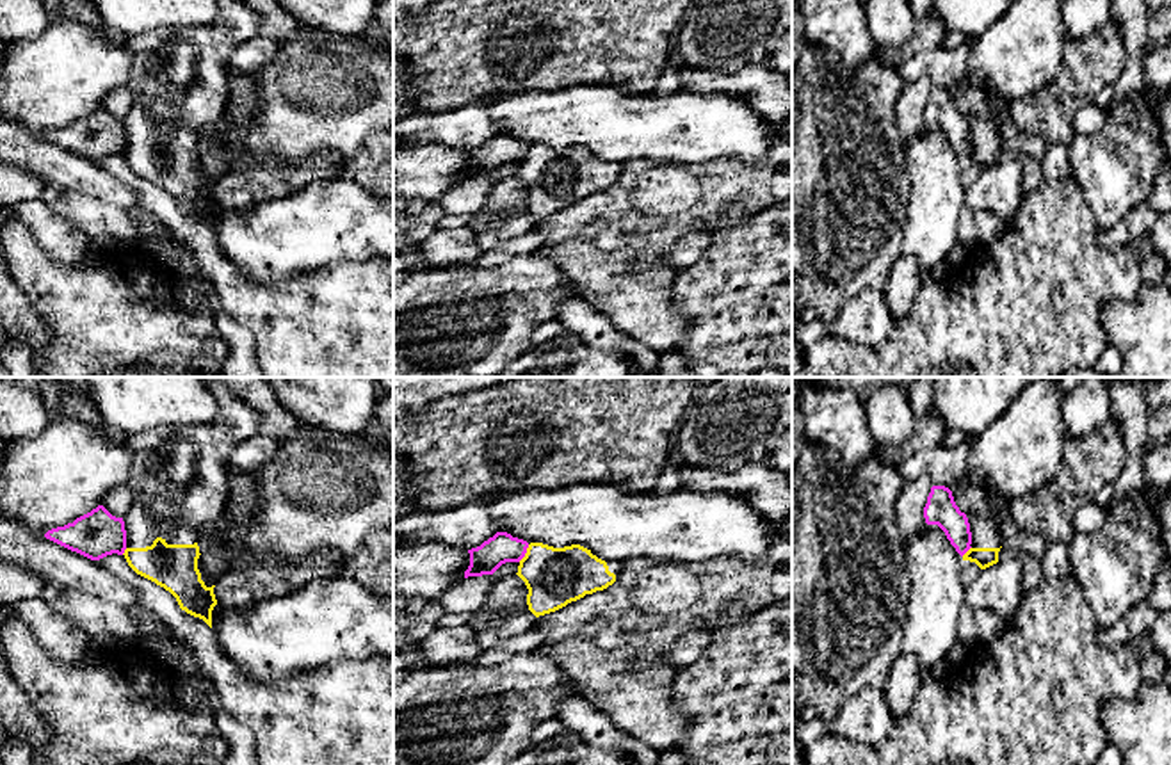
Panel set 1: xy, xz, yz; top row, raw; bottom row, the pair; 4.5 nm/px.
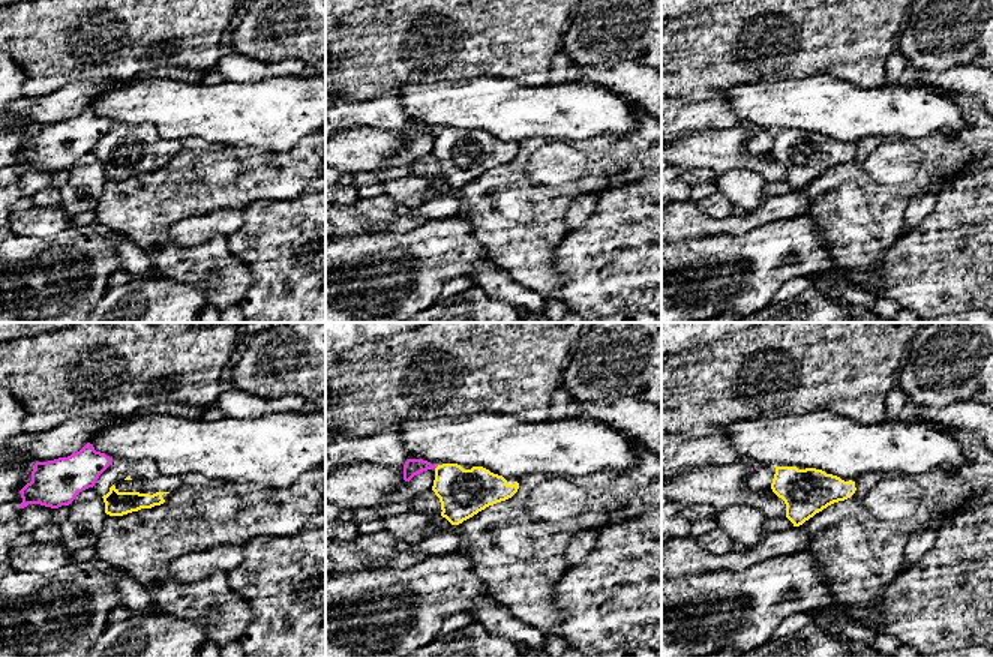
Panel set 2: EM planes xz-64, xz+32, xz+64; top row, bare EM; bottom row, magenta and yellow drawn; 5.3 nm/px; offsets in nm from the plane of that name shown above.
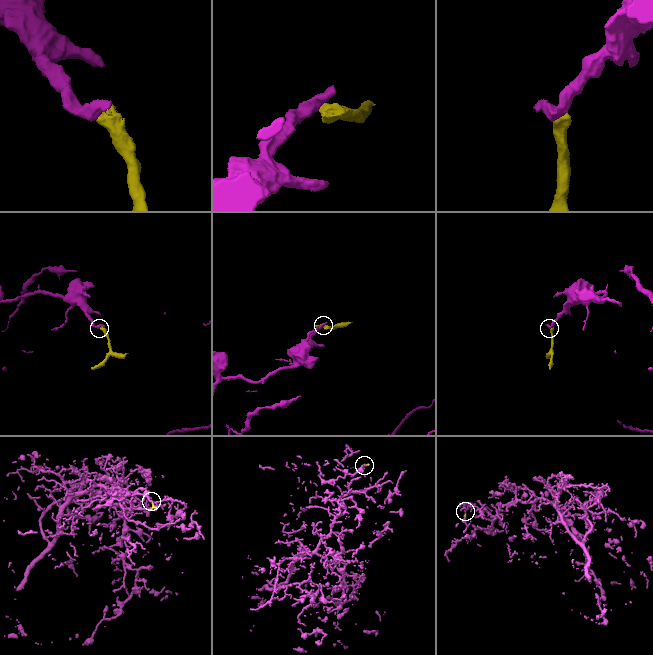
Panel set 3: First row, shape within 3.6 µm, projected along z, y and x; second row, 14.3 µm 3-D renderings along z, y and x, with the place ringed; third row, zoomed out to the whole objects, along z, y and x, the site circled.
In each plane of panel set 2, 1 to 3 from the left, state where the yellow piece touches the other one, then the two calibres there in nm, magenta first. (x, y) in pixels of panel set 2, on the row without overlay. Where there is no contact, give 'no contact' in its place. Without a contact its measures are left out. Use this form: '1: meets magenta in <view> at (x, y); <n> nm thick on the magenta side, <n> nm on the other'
1: no contact
2: no contact
3: no contact

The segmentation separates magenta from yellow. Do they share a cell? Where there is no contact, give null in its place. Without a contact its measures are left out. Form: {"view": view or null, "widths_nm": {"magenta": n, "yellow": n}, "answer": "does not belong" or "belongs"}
{"view": "xz", "widths_nm": {"magenta": 140, "yellow": 260}, "answer": "does not belong"}

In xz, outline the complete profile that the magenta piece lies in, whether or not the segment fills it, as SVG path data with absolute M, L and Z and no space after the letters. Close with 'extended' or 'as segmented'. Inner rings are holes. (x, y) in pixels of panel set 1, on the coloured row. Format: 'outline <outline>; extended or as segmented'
outline M497 532L481 546L468 550L470 566L464 571L464 578L493 575L505 562L520 562L527 548L527 541L513 537L507 532Z; as segmented

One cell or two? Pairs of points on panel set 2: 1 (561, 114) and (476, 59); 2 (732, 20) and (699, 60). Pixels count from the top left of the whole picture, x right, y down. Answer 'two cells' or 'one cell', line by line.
1: two cells
2: one cell

